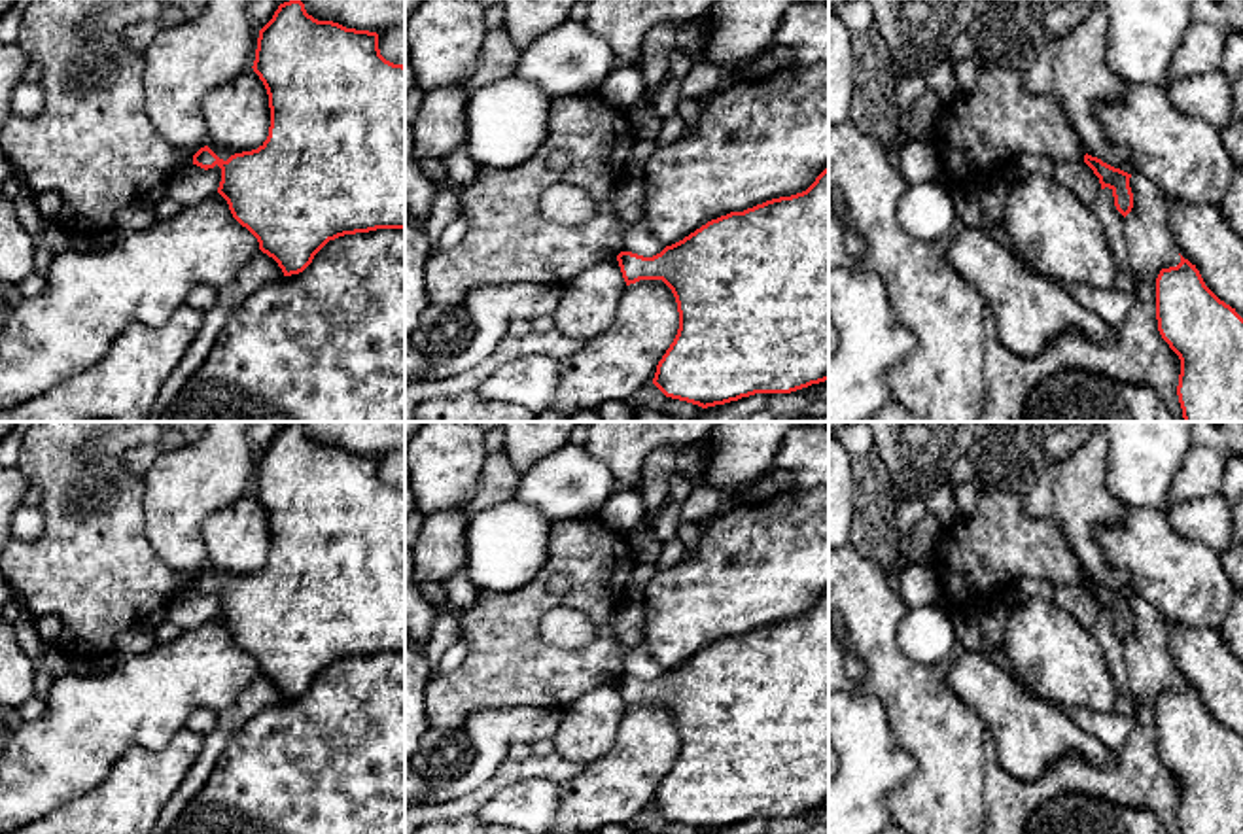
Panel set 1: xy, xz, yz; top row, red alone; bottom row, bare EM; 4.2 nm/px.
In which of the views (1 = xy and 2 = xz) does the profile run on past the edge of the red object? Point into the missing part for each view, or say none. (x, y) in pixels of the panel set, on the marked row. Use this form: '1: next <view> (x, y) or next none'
1: next none
2: next none

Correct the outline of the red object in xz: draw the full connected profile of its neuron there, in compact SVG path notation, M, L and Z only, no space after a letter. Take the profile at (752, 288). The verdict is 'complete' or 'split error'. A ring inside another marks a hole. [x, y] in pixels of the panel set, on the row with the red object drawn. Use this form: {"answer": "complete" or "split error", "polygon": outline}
{"answer": "complete", "polygon": "M829 166L802 193L711 219L653 257L621 252L617 261L626 286L662 280L675 297L679 329L653 378L666 397L708 408L829 380Z"}

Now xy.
{"answer": "complete", "polygon": "M289 0L259 30L252 68L269 95L267 140L227 161L204 146L193 165L221 168L218 193L284 276L303 272L339 236L405 229L405 66L380 55L378 34L318 21Z"}

